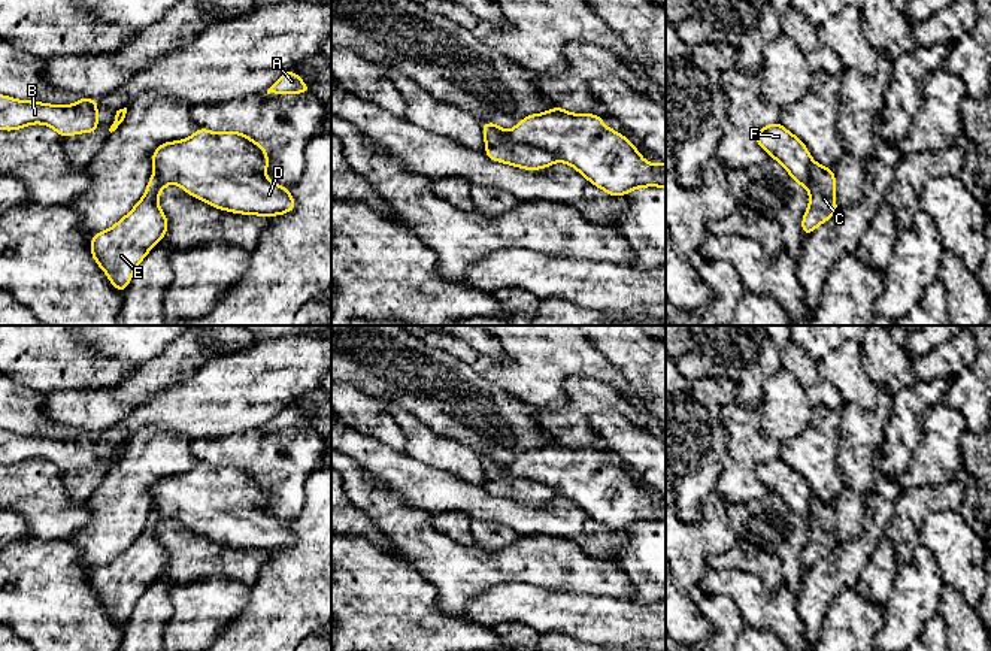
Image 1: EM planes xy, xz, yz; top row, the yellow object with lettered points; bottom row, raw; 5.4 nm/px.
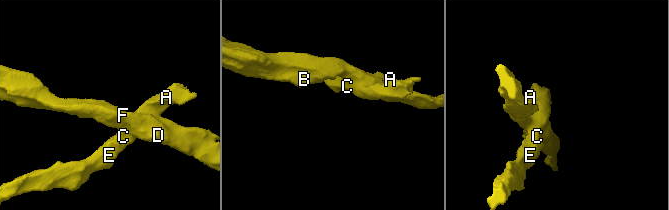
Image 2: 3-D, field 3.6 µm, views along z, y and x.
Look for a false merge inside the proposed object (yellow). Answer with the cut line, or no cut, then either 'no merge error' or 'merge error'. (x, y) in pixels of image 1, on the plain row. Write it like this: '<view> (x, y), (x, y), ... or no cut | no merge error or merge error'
xz (494, 459), (506, 472), (544, 481), (558, 494) | merge error

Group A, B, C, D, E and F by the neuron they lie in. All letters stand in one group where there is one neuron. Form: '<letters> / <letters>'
A C E / B D F

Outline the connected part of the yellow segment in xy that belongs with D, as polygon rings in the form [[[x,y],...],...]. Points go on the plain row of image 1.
[[[204,461],[184,473],[161,478],[151,490],[154,508],[167,518],[178,518],[187,529],[227,546],[276,551],[297,542],[290,523],[269,515],[264,509],[269,490],[263,479],[240,466],[213,467]]]

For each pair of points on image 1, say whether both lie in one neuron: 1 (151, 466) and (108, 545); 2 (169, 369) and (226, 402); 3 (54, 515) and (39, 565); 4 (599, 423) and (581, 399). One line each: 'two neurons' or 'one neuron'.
1: one neuron
2: two neurons
3: two neurons
4: two neurons

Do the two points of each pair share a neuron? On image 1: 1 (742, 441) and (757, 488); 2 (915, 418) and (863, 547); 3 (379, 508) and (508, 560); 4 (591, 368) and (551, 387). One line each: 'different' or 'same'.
1: same
2: same
3: same
4: same

